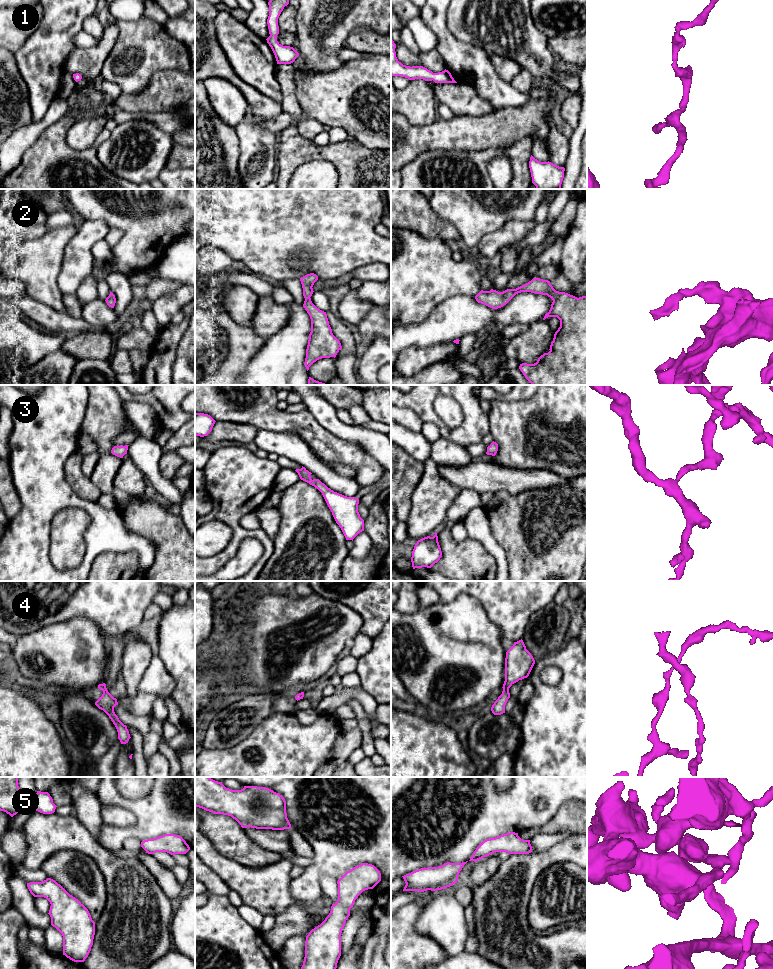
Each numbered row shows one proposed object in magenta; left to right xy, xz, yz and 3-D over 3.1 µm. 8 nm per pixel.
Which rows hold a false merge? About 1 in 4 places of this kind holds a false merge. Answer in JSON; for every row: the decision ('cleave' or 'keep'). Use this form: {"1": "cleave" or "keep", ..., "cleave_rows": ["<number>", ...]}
{"1": "keep", "2": "keep", "3": "keep", "4": "keep", "5": "keep", "cleave_rows": []}

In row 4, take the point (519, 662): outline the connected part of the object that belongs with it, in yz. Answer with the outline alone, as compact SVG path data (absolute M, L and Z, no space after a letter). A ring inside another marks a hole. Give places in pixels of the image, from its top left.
M523 640L514 642L513 646L506 652L503 691L491 707L494 715L505 713L505 705L510 698L509 688L519 680L527 678L534 664L535 660L526 649Z

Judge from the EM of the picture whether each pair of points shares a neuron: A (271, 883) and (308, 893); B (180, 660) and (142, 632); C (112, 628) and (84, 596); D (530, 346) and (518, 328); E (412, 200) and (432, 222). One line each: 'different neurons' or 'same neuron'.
A: different neurons
B: different neurons
C: same neuron
D: different neurons
E: same neuron

